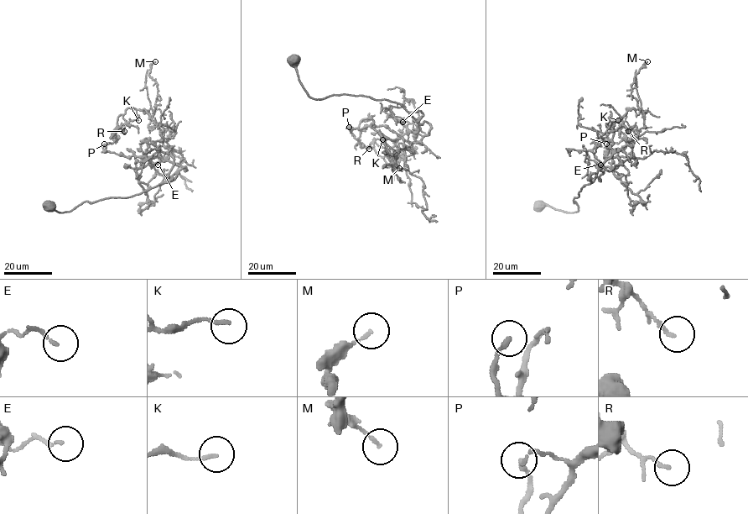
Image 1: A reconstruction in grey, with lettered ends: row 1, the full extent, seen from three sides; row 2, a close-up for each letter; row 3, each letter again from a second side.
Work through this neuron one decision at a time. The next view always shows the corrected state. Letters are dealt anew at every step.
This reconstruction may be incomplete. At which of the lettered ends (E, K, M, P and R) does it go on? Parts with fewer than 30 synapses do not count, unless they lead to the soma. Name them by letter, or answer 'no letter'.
no letter

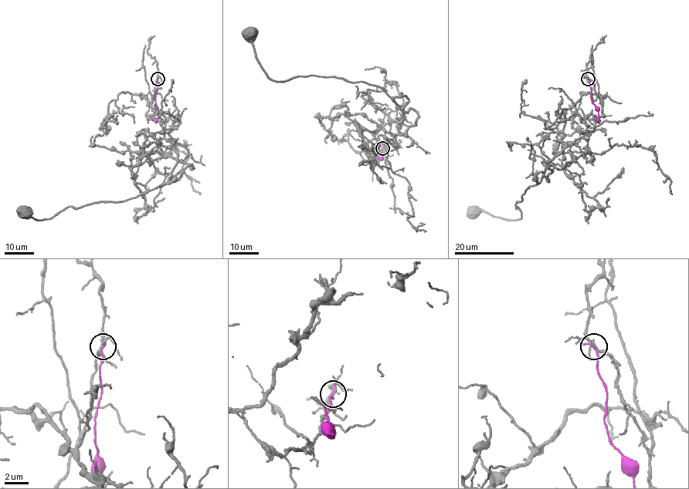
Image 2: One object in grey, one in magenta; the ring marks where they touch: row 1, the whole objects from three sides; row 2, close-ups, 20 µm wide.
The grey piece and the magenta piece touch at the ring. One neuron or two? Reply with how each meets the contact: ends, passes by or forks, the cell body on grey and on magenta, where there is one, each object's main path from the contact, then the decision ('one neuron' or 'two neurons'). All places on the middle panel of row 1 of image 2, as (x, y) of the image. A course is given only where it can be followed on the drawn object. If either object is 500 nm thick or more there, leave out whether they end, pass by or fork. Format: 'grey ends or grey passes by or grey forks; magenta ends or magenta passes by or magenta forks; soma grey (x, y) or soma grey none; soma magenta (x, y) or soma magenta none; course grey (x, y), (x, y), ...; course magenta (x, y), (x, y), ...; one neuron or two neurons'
grey forks; magenta ends; soma grey (250, 32); soma magenta none; course grey (382, 148), (371, 162), (373, 147), (397, 146), (402, 108), (382, 89), (273, 81), (251, 32); course magenta (382, 148), (381, 151), (382, 158), (375, 153); two neurons

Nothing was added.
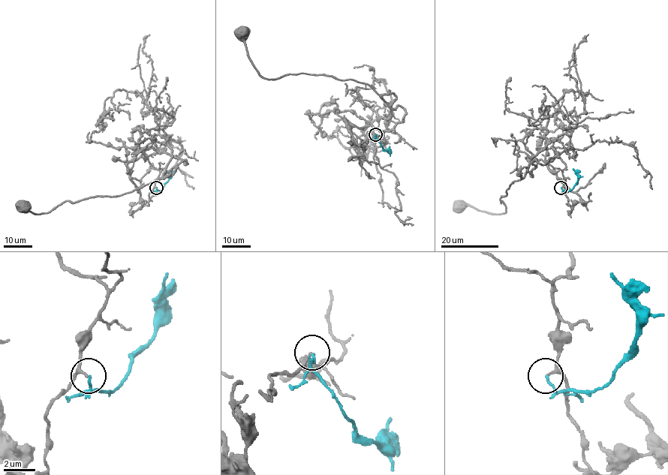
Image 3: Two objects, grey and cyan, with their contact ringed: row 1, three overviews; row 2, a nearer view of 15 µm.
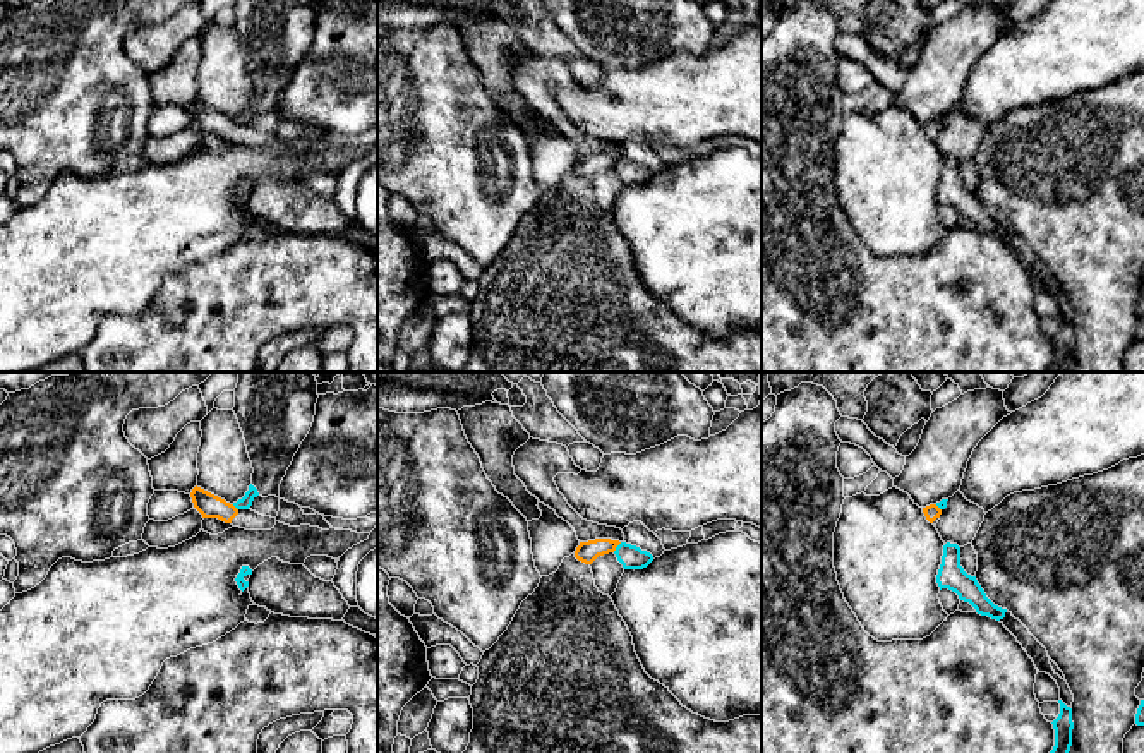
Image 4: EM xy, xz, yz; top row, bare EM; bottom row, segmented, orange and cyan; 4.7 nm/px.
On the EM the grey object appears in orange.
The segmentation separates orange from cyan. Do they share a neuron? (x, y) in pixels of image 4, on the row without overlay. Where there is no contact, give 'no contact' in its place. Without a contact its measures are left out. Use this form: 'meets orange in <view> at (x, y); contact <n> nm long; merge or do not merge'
meets orange in xz at (616, 162); contact 60 nm long; do not merge

